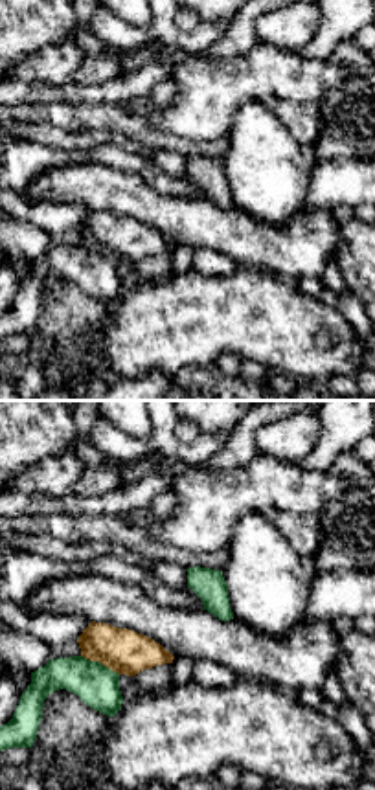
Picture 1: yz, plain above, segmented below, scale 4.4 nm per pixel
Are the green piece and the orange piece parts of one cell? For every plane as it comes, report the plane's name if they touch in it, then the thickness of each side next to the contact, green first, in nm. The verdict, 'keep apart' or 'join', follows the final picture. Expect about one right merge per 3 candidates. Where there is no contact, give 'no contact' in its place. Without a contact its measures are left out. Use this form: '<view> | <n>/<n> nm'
yz | 180/200 nm

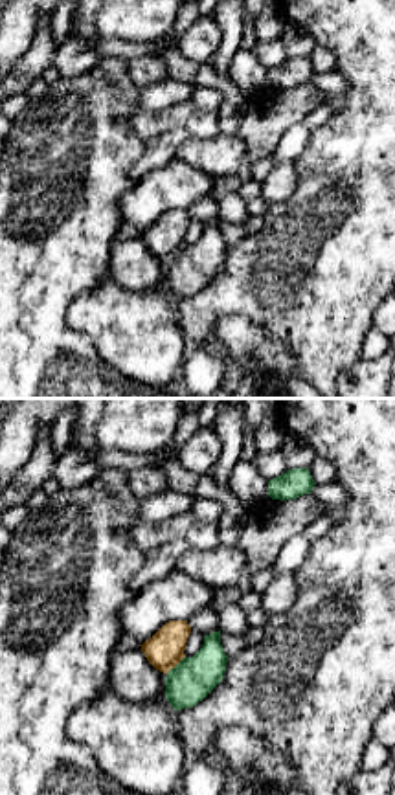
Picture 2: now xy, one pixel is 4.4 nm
xy | 190/170 nm

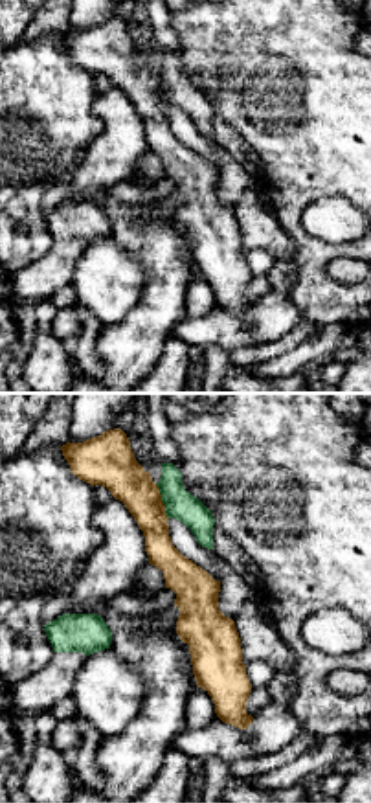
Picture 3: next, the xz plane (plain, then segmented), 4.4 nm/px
xz | 130/190 nm

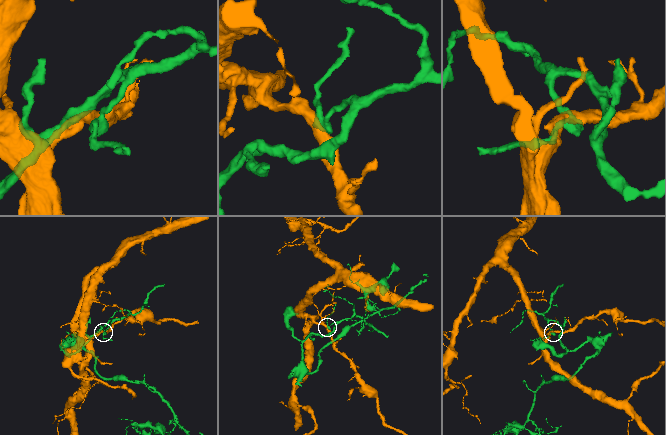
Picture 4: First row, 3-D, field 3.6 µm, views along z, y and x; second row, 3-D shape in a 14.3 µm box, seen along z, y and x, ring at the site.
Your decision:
keep apart

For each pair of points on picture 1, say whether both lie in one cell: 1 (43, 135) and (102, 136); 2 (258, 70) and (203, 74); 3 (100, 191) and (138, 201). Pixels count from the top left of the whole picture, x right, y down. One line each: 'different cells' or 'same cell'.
1: same cell
2: same cell
3: same cell

